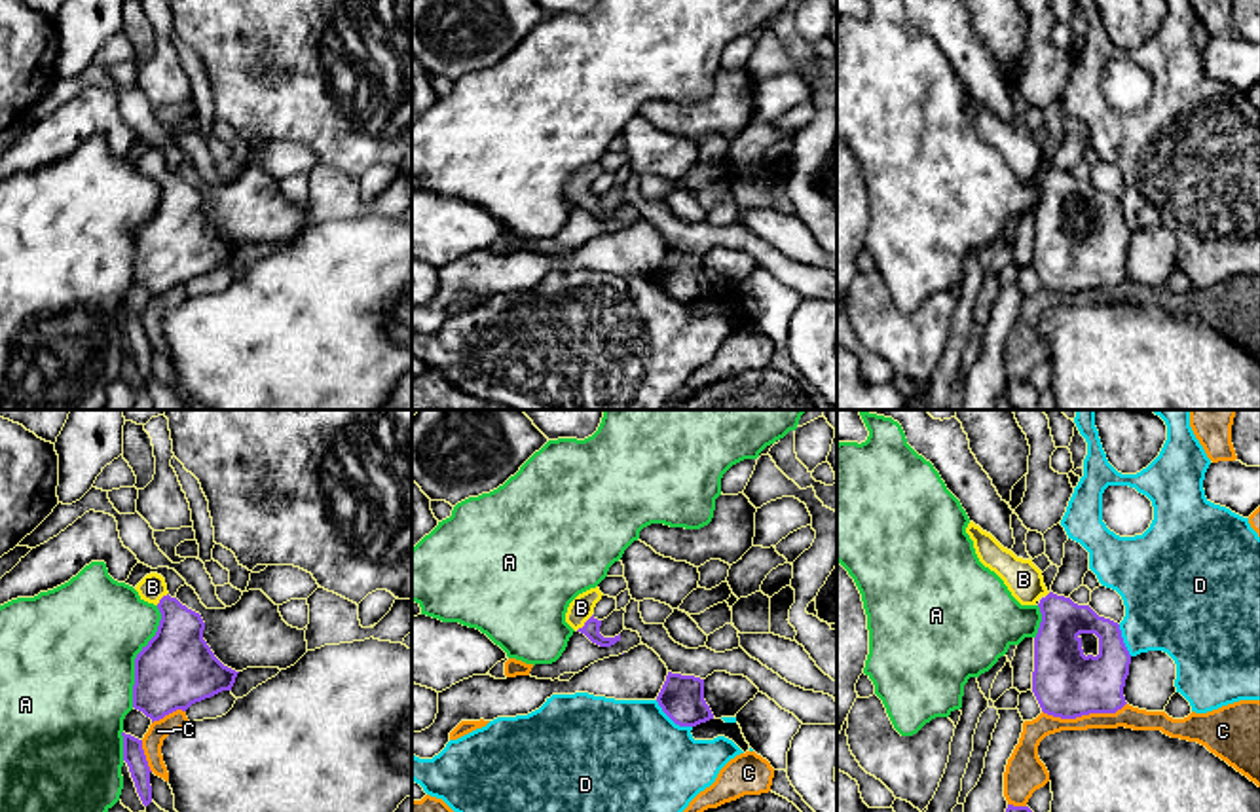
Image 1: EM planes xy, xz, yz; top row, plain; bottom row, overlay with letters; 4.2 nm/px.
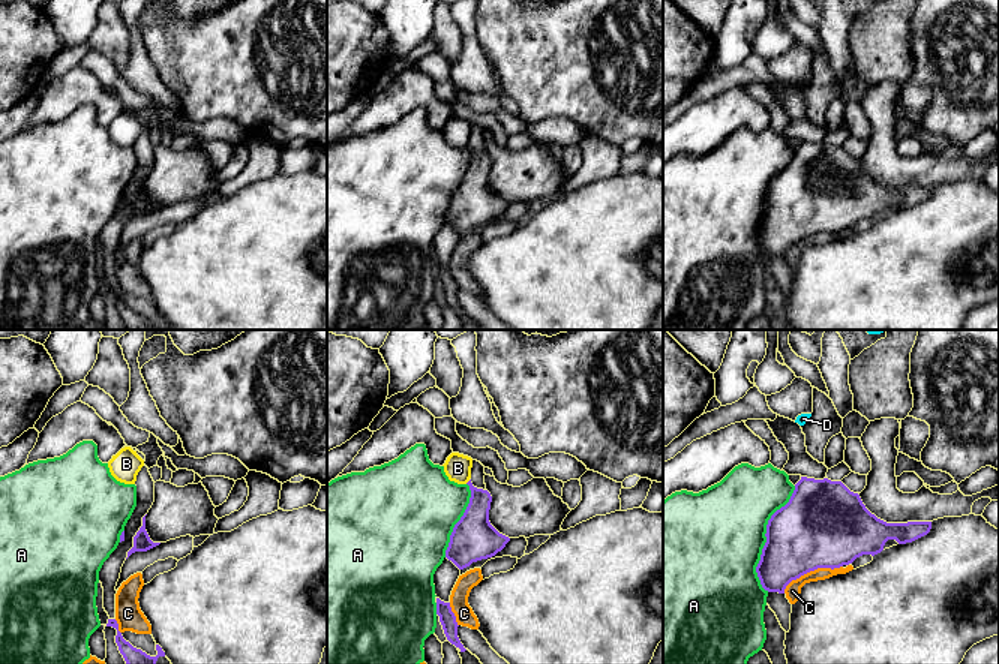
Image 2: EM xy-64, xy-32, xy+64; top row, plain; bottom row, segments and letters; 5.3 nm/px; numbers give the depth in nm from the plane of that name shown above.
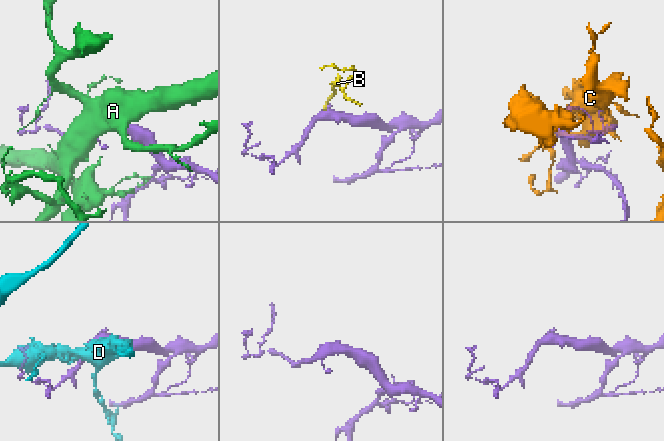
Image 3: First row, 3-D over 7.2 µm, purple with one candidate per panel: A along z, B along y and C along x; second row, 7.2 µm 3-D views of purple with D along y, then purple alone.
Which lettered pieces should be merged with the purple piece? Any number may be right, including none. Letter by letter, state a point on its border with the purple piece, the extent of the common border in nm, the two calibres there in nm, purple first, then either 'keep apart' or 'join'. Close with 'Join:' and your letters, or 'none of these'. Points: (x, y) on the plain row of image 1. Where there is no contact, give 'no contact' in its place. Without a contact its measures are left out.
A: meets purple in xy at (137, 232); contact 440 nm long; 320 nm thick on the purple side, 480 nm on the other; keep apart
B: meets purple in xz at (585, 200); contact 100 nm long; 70 nm thick on the purple side, 100 nm on the other; join
C: meets purple in yz at (1084, 289); contact 360 nm long; 280 nm thick on the purple side, 100 nm on the other; keep apart
D: meets purple in xz at (672, 295); contact 200 nm long; 190 nm thick on the purple side, 500 nm on the other; keep apart
Join: B

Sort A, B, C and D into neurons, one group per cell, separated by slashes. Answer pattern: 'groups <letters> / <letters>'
groups A / B / C / D

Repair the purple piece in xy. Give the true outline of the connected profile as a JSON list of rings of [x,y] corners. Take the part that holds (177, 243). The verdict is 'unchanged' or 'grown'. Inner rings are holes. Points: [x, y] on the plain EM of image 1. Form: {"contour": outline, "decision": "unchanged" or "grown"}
{"contour": [[[158,148],[146,150],[135,165],[140,175],[159,184],[161,195],[156,211],[135,233],[133,283],[154,298],[232,266],[239,247],[214,231],[203,214],[201,190],[171,173]]], "decision": "grown"}

